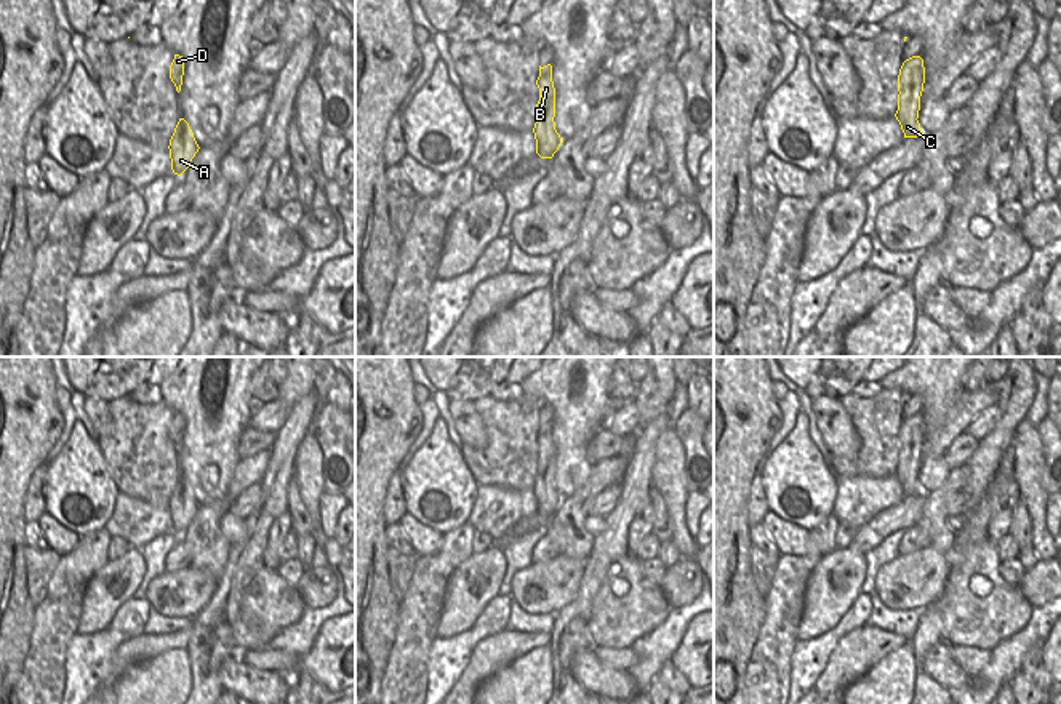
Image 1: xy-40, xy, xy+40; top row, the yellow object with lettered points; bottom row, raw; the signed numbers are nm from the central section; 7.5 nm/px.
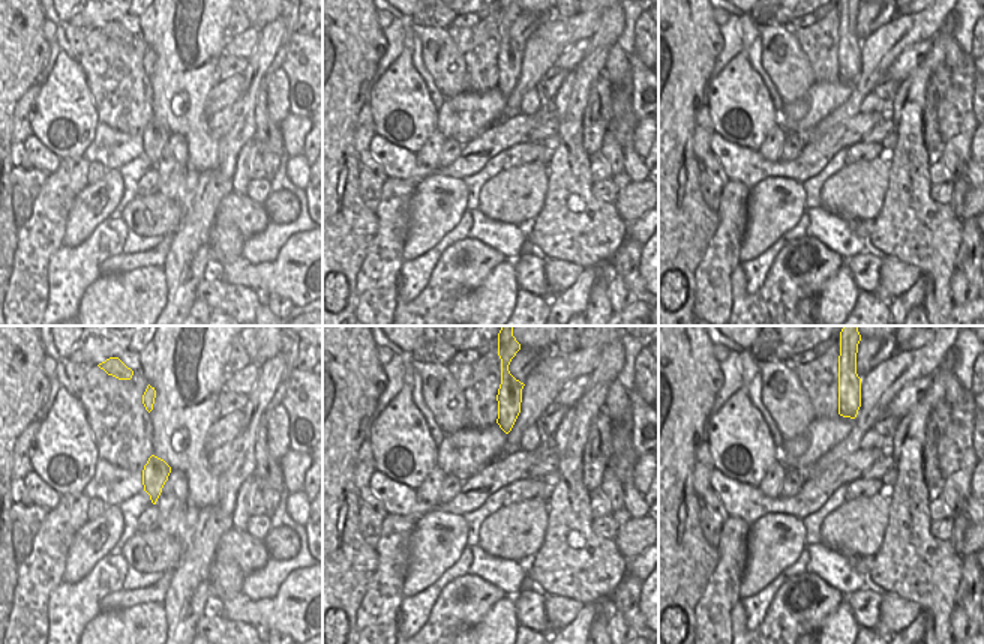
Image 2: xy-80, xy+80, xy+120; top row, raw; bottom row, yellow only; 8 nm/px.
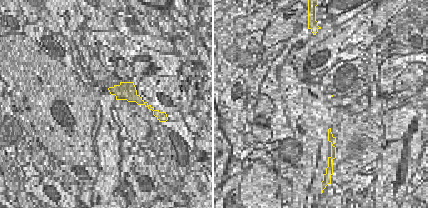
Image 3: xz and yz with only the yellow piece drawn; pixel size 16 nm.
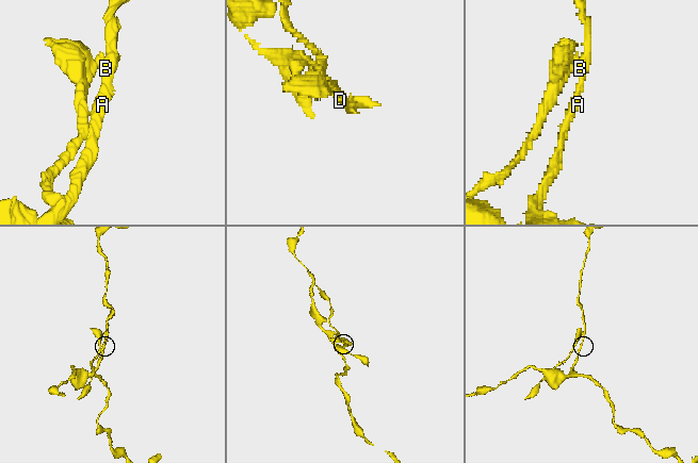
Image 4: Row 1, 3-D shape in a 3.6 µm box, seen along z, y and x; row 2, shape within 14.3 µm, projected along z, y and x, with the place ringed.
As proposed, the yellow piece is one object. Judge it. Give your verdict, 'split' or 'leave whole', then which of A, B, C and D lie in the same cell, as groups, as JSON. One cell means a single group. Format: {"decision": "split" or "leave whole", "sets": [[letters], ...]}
{"decision": "split", "sets": [["A", "B", "C"], ["D"]]}

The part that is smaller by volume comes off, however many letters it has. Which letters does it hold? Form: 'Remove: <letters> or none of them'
Remove: D.

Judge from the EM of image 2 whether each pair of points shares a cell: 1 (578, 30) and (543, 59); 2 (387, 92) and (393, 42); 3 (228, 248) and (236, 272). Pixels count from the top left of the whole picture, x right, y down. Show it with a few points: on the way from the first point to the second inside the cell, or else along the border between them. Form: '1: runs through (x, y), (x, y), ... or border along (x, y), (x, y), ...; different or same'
1: runs through (569, 32), (551, 50); same
2: border along (404, 45), (399, 56), (374, 83); different
3: border along (240, 257), (222, 266); different

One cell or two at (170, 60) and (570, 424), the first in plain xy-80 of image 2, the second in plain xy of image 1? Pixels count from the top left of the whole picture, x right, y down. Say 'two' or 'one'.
one

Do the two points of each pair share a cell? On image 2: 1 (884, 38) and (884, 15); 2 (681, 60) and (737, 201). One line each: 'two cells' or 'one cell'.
1: two cells
2: two cells

